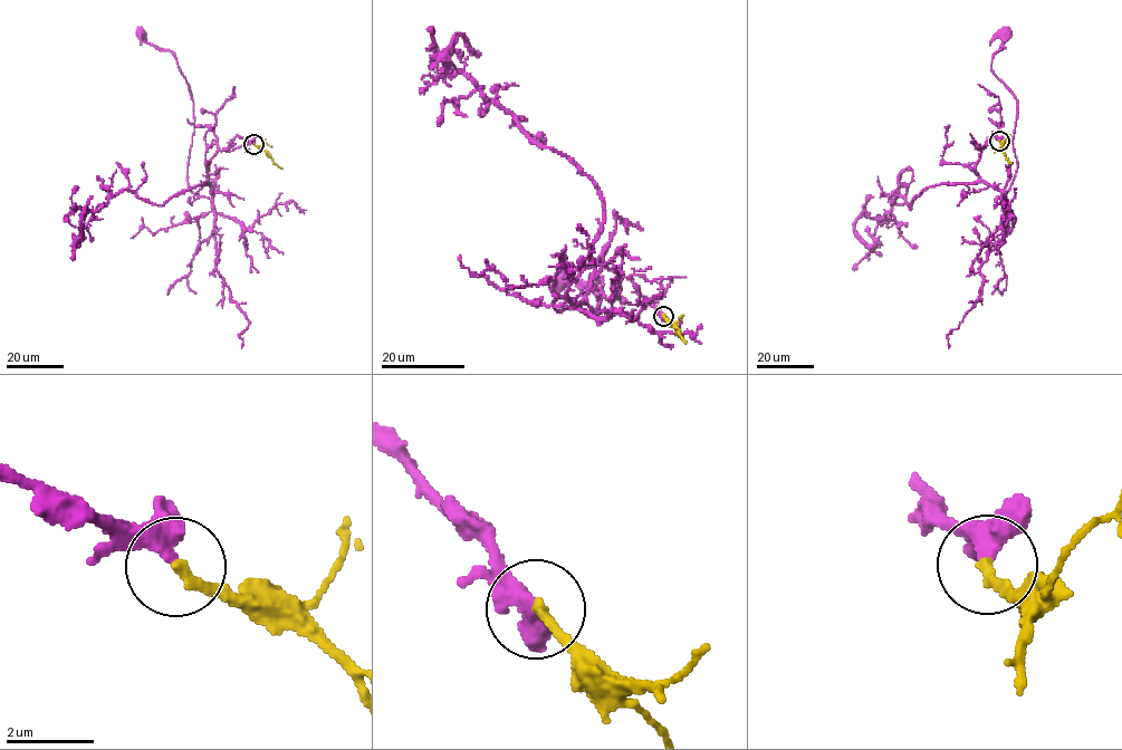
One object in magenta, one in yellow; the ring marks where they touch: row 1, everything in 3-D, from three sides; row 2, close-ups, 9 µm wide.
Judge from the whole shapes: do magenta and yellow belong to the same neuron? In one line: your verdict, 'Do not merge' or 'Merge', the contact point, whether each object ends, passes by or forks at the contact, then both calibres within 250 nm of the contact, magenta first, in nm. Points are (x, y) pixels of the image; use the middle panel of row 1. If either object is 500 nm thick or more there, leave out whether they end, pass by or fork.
Merge. Place: (663, 316). At the ring magenta passes by. At the ring yellow ends. Thickness 320 nm (magenta) against 260 nm

